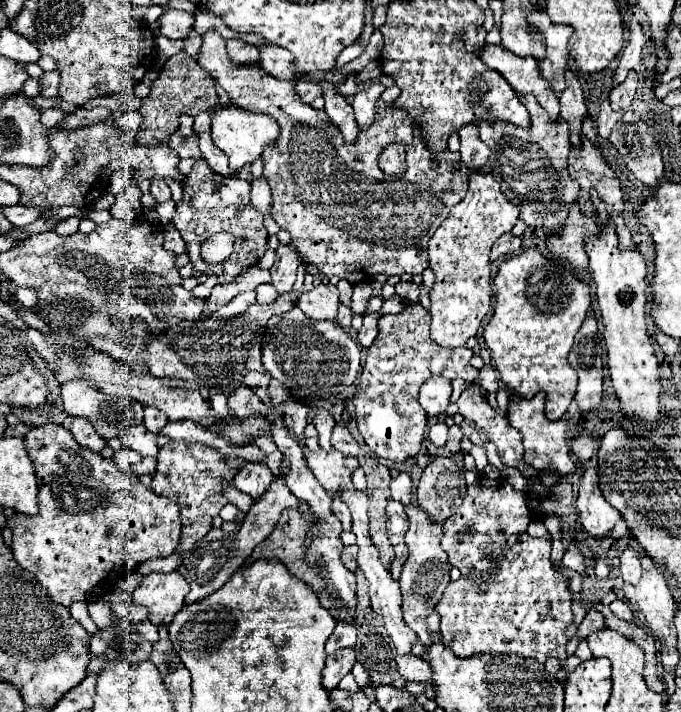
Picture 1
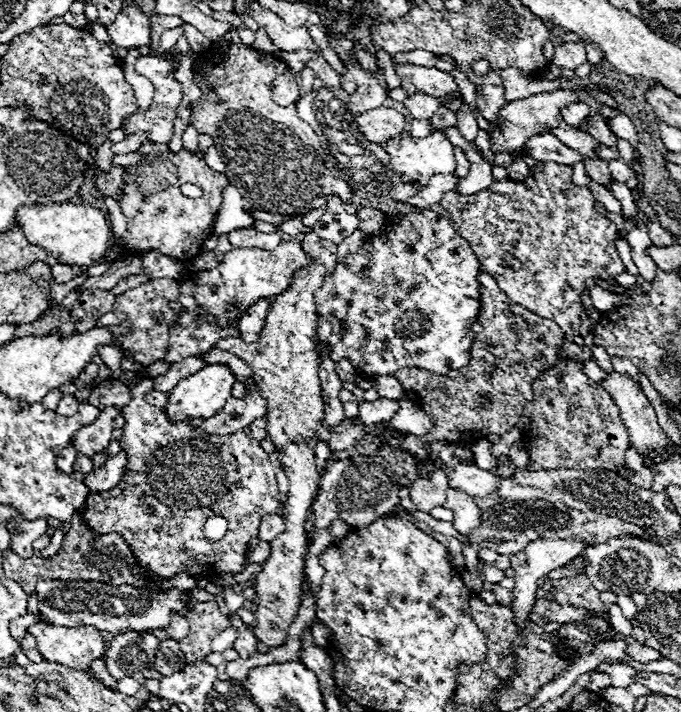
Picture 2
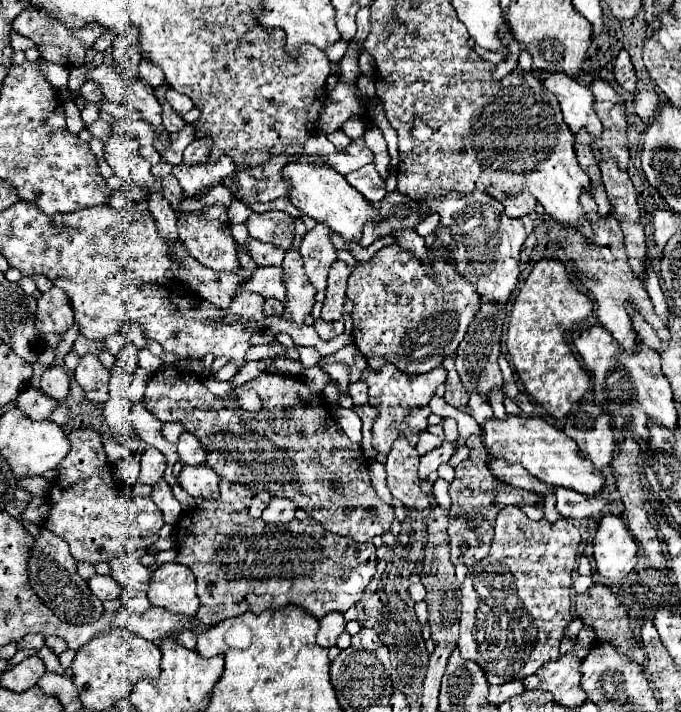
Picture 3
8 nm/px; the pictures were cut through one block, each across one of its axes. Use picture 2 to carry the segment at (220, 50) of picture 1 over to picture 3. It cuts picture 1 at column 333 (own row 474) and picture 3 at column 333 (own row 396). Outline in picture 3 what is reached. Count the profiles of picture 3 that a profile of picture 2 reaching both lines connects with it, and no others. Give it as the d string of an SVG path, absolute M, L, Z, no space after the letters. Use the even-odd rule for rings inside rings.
M336 130L336 132L330 132L328 136L326 136L338 150L344 150L348 144L350 144L350 138L342 132L342 130Z

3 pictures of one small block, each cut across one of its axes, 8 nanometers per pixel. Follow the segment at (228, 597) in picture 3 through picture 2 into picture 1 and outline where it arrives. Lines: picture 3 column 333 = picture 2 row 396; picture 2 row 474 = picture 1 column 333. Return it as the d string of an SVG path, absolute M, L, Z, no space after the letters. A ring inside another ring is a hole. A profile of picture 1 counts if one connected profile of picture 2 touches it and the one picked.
M338 622L334 628L334 634L326 642L326 652L332 654L334 650L340 650L340 648L354 648L354 644L356 644L356 626Z

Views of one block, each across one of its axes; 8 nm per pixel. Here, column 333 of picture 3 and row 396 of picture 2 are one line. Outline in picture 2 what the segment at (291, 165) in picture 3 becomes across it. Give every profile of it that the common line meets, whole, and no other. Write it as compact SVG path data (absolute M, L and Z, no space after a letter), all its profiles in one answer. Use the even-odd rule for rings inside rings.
M208 364L200 372L196 372L194 376L184 378L168 394L168 402L166 402L166 408L164 408L168 420L170 422L190 424L190 420L196 420L196 418L210 418L210 416L214 416L214 412L218 412L218 408L222 408L222 404L230 398L234 380L236 378L230 372L230 368L226 368L222 364Z

